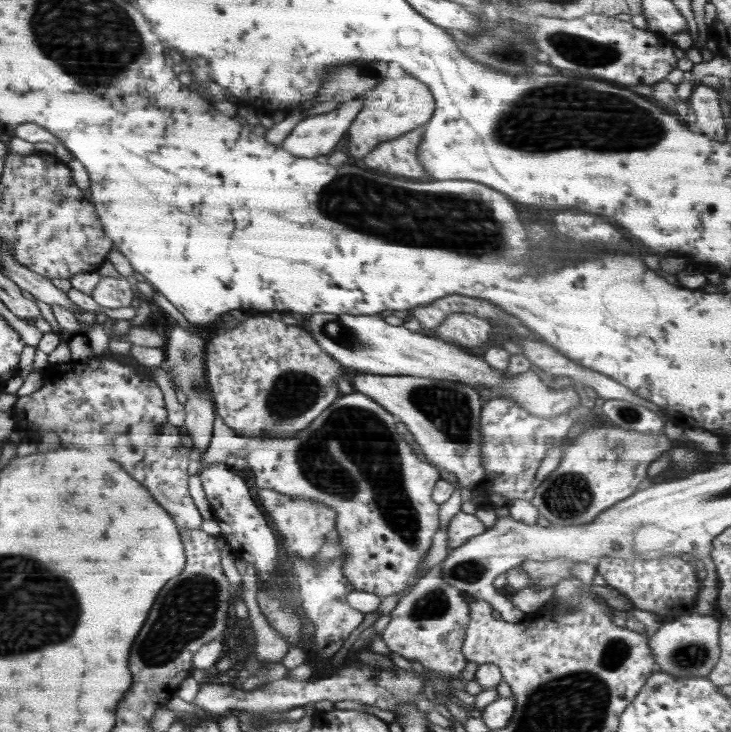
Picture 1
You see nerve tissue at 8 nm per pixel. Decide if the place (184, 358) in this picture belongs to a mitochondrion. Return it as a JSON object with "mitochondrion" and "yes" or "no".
{"mitochondrion":"yes"}

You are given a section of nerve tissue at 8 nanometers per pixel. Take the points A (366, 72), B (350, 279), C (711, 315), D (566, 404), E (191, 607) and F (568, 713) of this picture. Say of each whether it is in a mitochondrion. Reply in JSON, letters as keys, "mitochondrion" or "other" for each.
{"A":"mitochondrion","B":"other","C":"other","D":"other","E":"mitochondrion","F":"mitochondrion"}

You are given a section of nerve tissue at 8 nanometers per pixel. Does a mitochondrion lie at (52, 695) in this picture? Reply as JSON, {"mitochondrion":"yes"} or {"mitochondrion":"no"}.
{"mitochondrion":"no"}

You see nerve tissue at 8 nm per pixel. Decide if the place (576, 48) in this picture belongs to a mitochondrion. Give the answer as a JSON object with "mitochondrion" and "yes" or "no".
{"mitochondrion":"yes"}

